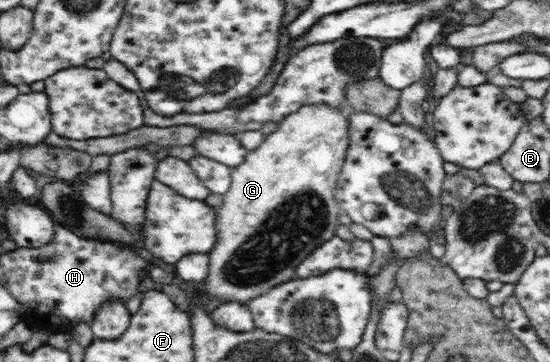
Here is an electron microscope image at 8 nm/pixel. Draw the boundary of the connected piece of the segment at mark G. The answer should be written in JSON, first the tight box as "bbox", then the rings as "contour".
{"bbox":[201,104,350,304],"contour":[[[326,104],[301,106],[297,112],[293,112],[281,120],[276,129],[266,135],[265,140],[257,149],[249,151],[243,163],[231,168],[232,182],[229,190],[223,195],[223,203],[215,209],[217,241],[215,241],[211,254],[208,254],[209,276],[205,278],[205,282],[201,282],[202,291],[213,304],[216,304],[218,299],[219,302],[247,304],[249,300],[261,296],[261,292],[266,293],[269,288],[273,288],[285,280],[298,279],[298,276],[293,272],[298,268],[297,264],[301,264],[317,248],[336,237],[336,228],[340,224],[338,216],[341,213],[339,203],[336,201],[336,184],[349,146],[348,116],[350,111],[348,107],[331,108]]]}

